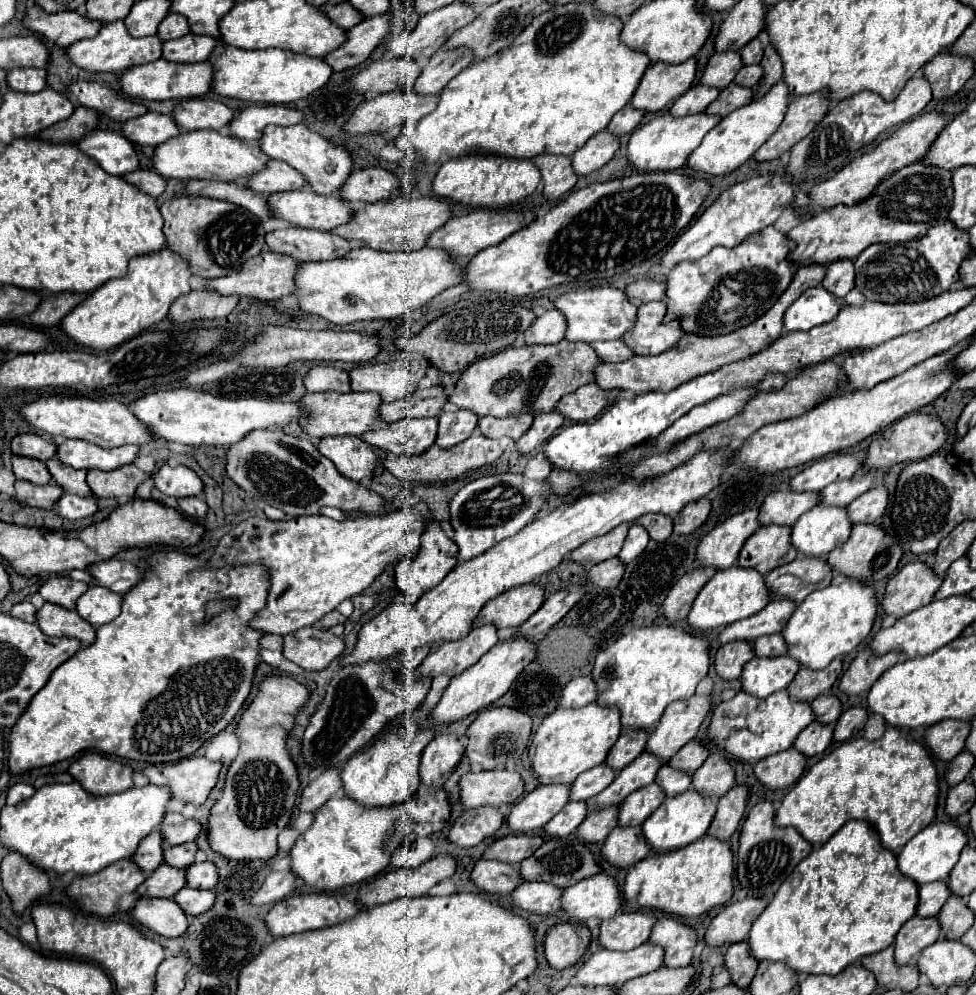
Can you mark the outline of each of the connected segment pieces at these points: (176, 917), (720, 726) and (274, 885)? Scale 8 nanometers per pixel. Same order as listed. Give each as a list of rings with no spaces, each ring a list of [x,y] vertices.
[[[139,898],[131,916],[137,924],[165,938],[177,938],[187,930],[187,916],[173,900]]]
[[[785,690],[757,702],[757,698],[739,692],[731,700],[721,702],[711,712],[711,722],[707,726],[705,742],[711,742],[713,748],[729,754],[733,760],[743,764],[755,764],[771,754],[789,750],[801,732],[801,728],[813,722],[813,712],[807,702],[795,702],[787,696]]]
[[[289,870],[269,874],[267,880],[263,882],[263,886],[249,898],[249,904],[263,906],[263,904],[279,902],[285,896],[289,896],[293,892],[293,888],[295,888],[295,878],[293,878],[293,874],[289,874]]]

